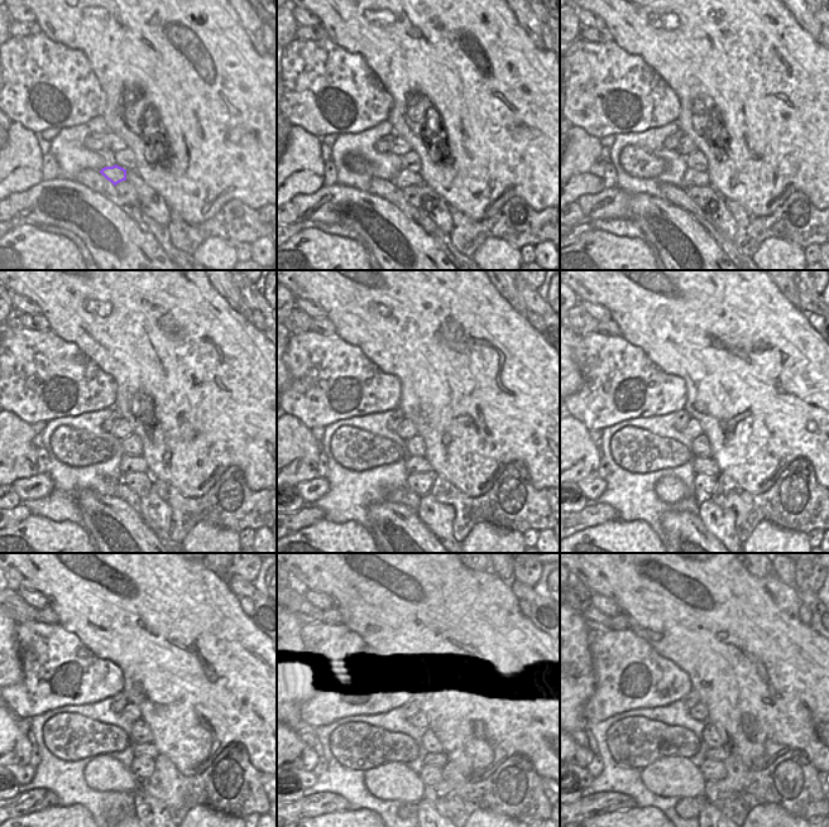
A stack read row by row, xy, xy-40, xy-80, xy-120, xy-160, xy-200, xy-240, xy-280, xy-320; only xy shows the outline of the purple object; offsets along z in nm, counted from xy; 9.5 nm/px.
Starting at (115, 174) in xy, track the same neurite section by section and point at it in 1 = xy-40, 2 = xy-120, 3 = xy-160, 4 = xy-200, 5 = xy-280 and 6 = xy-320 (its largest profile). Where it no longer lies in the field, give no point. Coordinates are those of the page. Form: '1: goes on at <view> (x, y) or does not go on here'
1: goes on at xy-40 (406, 177)
2: goes on at xy-120 (129, 464)
3: goes on at xy-160 (415, 464)
4: goes on at xy-200 (704, 466)
5: goes on at xy-280 (439, 759)
6: goes on at xy-320 (720, 754)

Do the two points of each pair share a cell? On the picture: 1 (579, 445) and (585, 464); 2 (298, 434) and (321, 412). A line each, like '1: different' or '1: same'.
1: same
2: different

